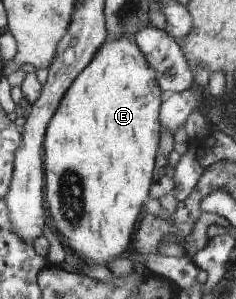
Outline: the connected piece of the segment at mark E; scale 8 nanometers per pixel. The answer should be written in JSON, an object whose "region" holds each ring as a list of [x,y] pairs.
{"region":[[[128,37],[106,41],[105,45],[98,51],[95,59],[86,67],[86,70],[74,81],[73,87],[66,93],[61,102],[57,115],[52,119],[45,138],[45,175],[46,175],[46,202],[50,216],[54,220],[56,232],[60,233],[65,240],[66,246],[71,249],[73,255],[78,256],[86,266],[107,266],[113,260],[122,257],[130,245],[133,245],[135,233],[144,217],[146,201],[151,195],[155,166],[160,149],[160,122],[163,88],[159,85],[158,75],[148,64],[147,57],[140,50],[136,41]]]}

